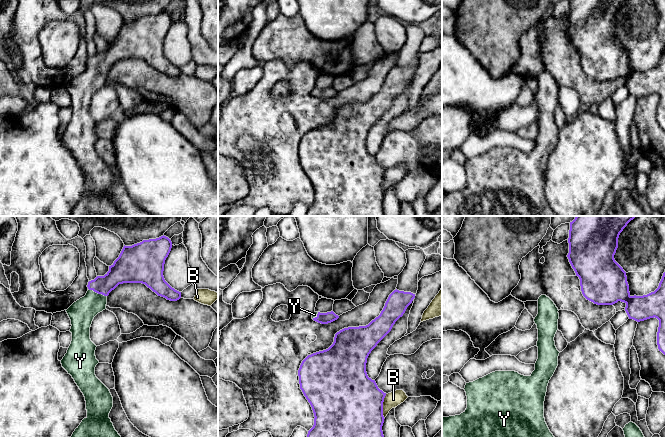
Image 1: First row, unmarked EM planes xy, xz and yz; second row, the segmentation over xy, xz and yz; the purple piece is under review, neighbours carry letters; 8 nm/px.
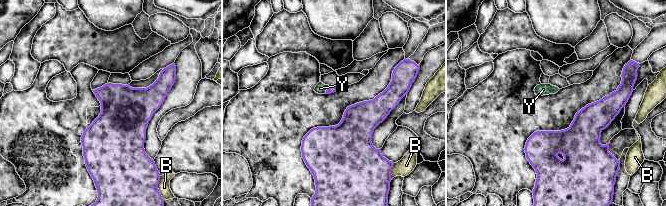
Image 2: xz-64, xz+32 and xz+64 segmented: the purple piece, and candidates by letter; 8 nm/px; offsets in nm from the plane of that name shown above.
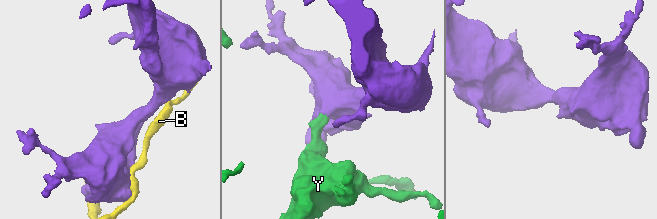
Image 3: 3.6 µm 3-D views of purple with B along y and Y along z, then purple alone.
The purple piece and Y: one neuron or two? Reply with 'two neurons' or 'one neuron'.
one neuron

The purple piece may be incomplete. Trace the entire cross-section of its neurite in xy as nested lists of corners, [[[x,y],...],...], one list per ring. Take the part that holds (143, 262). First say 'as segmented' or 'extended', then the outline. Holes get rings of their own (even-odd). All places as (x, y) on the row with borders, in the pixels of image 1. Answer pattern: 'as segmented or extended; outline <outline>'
extended; outline [[[164,235],[132,246],[124,245],[109,271],[89,281],[86,295],[66,310],[72,325],[72,341],[61,364],[83,393],[87,410],[87,417],[71,437],[121,437],[109,418],[113,397],[95,375],[99,361],[95,356],[97,346],[90,339],[90,327],[94,317],[106,309],[109,293],[119,284],[142,283],[158,296],[179,300],[181,292],[172,288],[163,276],[171,248],[171,240]]]

